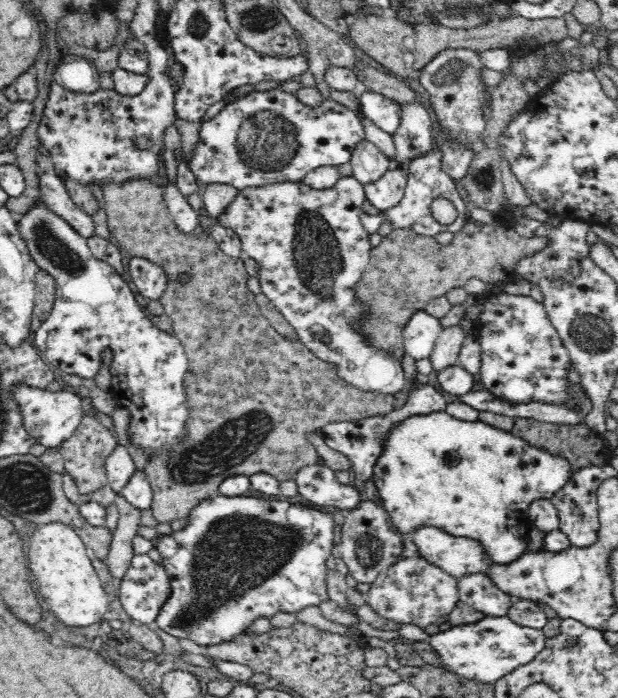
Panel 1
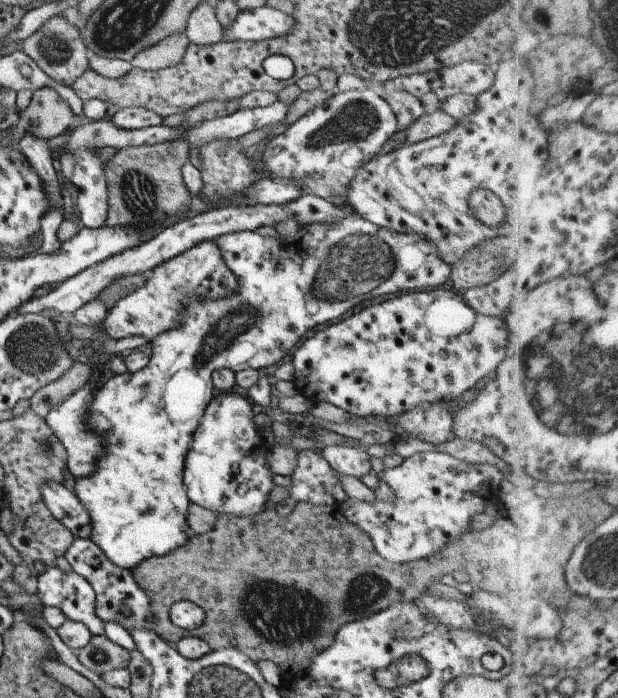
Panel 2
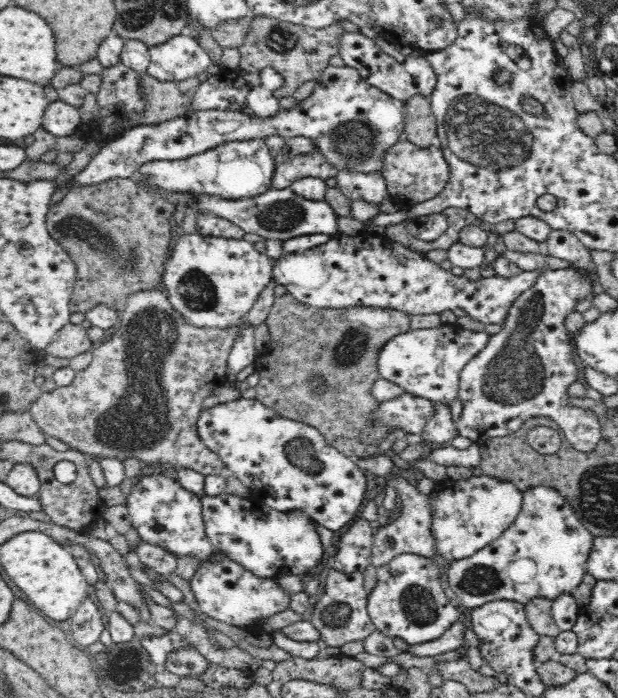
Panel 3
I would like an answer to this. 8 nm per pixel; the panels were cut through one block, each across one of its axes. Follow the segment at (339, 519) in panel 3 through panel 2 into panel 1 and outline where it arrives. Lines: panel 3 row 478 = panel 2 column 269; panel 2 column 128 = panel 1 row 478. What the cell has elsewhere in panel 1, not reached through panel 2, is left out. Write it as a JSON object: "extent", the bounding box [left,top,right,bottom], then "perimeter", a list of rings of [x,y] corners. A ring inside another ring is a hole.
{"extent":[372,411,571,565],"perimeter":[[[437,411],[428,415],[413,415],[405,418],[404,421],[398,422],[389,429],[385,440],[383,441],[382,452],[373,467],[372,481],[378,490],[378,495],[382,499],[383,506],[387,510],[391,518],[392,525],[400,533],[410,533],[412,530],[418,529],[419,526],[436,526],[439,530],[446,531],[454,535],[454,537],[469,537],[476,539],[482,543],[483,549],[486,551],[490,560],[498,565],[510,564],[518,560],[526,551],[528,551],[527,538],[530,530],[533,528],[529,515],[529,508],[532,502],[542,499],[552,498],[552,495],[560,490],[571,478],[570,464],[564,458],[554,456],[552,453],[531,446],[525,440],[517,438],[511,432],[503,432],[492,426],[486,425],[484,422],[466,422],[461,419],[450,417],[445,411]]]}

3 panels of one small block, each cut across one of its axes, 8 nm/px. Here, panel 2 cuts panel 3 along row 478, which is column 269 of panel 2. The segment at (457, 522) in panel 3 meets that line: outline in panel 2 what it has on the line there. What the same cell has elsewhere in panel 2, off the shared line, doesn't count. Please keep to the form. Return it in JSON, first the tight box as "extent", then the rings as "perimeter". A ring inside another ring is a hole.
{"extent":[183,389,274,516],"perimeter":[[[233,389],[227,394],[213,393],[211,402],[207,404],[205,412],[199,418],[197,428],[191,434],[189,450],[185,454],[185,466],[183,466],[183,486],[189,503],[209,510],[215,514],[235,514],[238,516],[253,516],[265,510],[267,496],[274,484],[271,482],[271,470],[265,464],[265,452],[270,449],[267,446],[261,432],[253,424],[253,412],[250,402],[238,389]]]}

